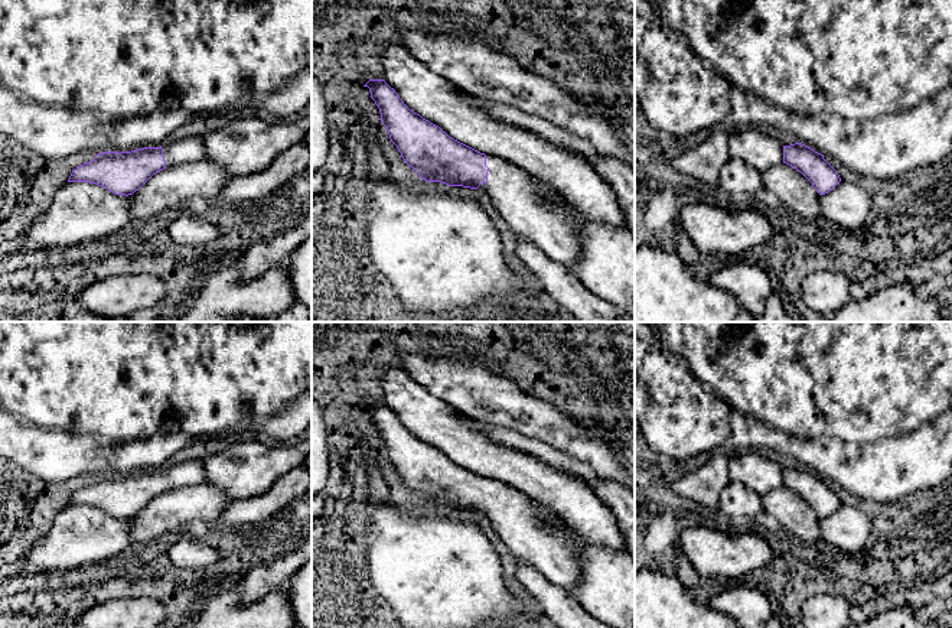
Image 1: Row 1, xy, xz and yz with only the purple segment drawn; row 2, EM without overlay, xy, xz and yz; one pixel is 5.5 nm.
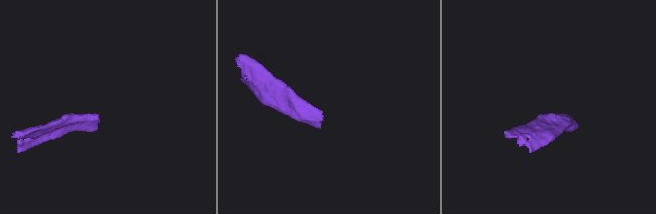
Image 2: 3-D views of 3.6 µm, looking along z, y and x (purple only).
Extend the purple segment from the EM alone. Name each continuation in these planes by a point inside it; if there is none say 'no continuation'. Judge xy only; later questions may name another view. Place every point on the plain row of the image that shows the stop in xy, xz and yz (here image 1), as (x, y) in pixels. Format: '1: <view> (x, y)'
1: xy (191, 472)

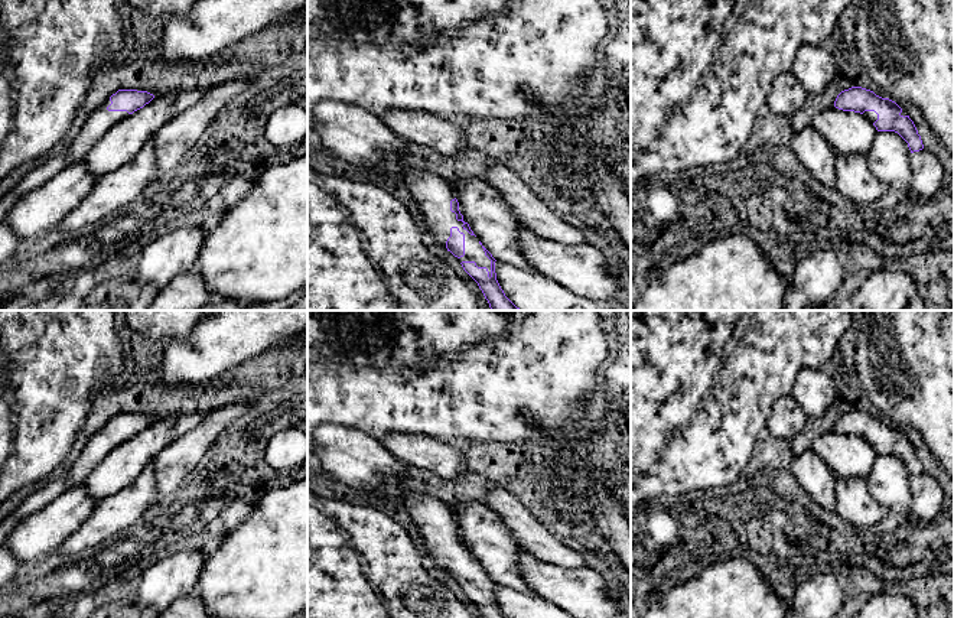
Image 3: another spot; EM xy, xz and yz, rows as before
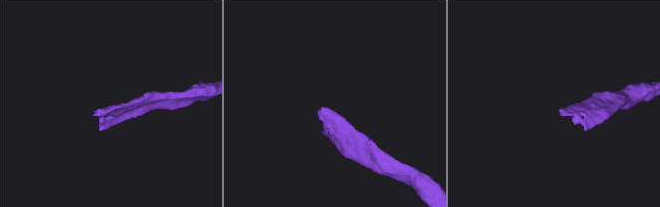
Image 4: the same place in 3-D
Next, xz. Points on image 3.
1: xz (433, 517)

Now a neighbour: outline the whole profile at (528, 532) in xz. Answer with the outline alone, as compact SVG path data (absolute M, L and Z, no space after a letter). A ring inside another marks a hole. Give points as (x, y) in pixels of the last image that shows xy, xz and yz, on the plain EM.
M494 485L486 492L486 507L509 528L515 543L528 554L567 569L587 567L586 559L559 540L509 491Z

